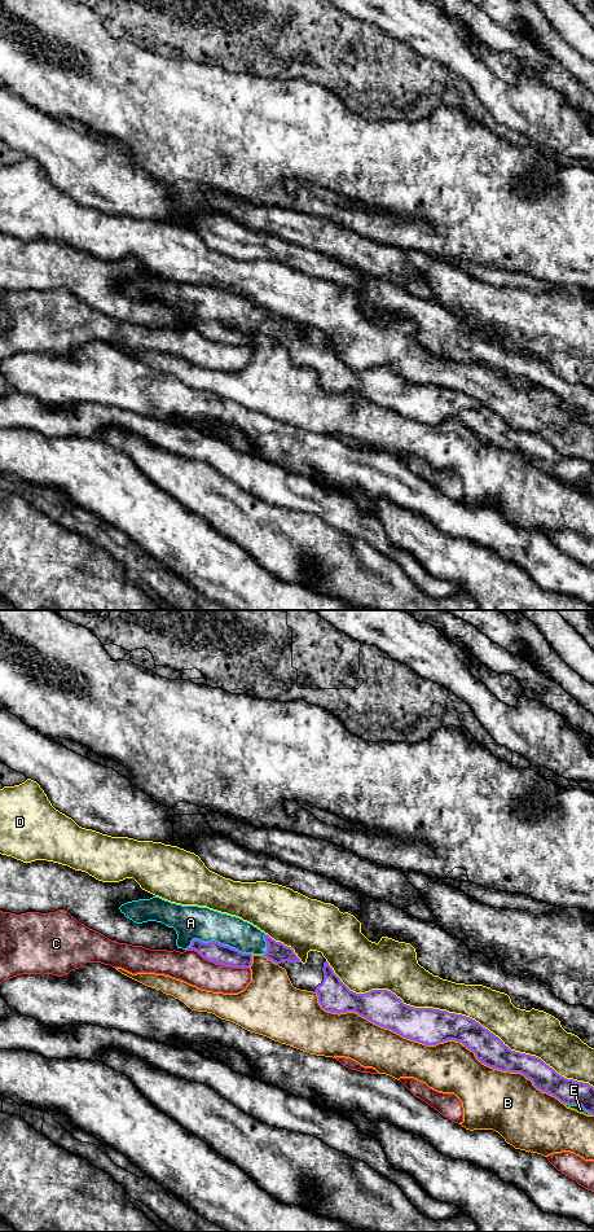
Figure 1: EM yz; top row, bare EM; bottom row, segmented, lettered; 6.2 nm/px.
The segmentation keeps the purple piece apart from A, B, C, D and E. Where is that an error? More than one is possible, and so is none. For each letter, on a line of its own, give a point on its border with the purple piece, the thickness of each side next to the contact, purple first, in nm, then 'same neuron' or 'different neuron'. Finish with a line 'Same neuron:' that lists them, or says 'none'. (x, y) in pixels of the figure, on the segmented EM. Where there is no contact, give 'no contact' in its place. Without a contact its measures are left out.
A: yz (218, 942) | 130/220 nm | same neuron
B: yz (436, 1043) | 220/320 nm | different neuron
C: yz (218, 963) | 130/190 nm | different neuron
D: yz (457, 1015) | 220/240 nm | different neuron
E: yz (579, 1105) | 160/40 nm | different neuron
Same neuron: A

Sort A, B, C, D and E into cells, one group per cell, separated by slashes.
A / B / C / D / E

